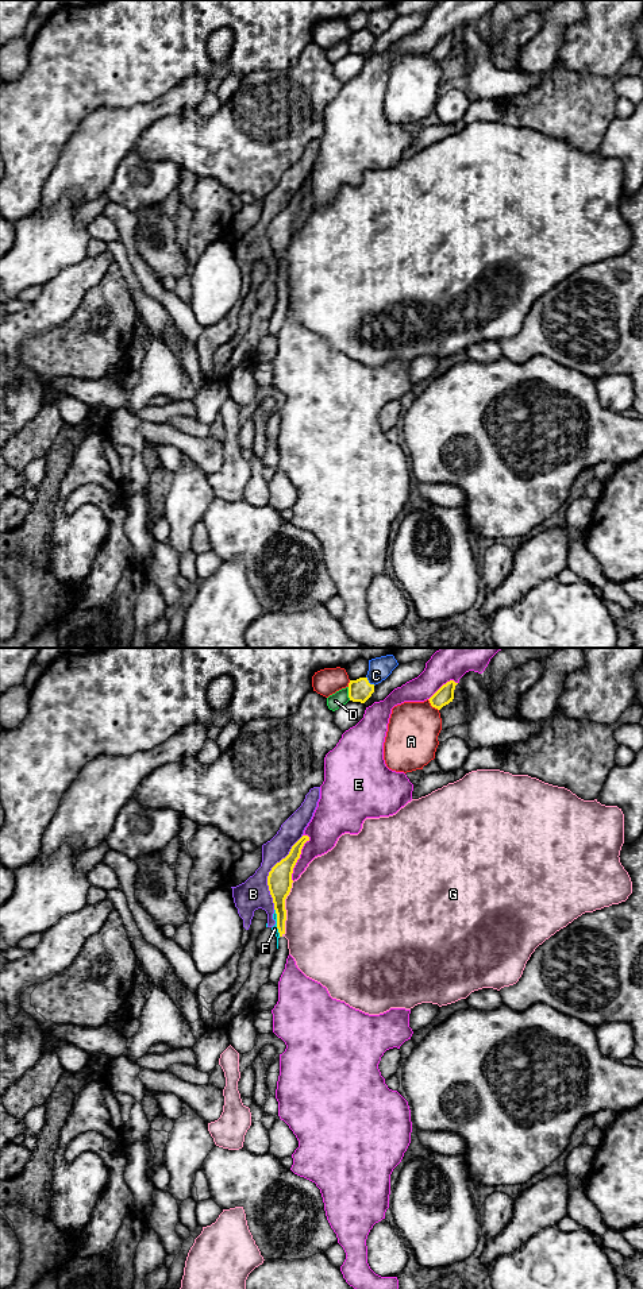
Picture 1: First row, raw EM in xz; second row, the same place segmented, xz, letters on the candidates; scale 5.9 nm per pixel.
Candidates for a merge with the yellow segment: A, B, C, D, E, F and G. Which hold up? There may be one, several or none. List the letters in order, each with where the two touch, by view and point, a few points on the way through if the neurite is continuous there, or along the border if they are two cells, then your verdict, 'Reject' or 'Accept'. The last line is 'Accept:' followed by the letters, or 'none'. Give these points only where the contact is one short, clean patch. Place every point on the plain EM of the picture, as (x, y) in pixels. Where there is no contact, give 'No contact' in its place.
A: Touches yellow at xz (432, 58). Reject
B: Touches yellow at xz (269, 224). Reject
C: Touches yellow at xz (368, 34). Reject
D: Touches yellow at xz (349, 46). Reject
E: Touches yellow at xz (299, 209). Reject
F: Touches yellow at xz (277, 274). Boundary: xz (274, 261), (280, 288). Reject
G: Touches yellow at xz (284, 261). Reject
Accept: none

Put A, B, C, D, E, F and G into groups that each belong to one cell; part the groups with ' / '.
A / B F / C / D / E / G

